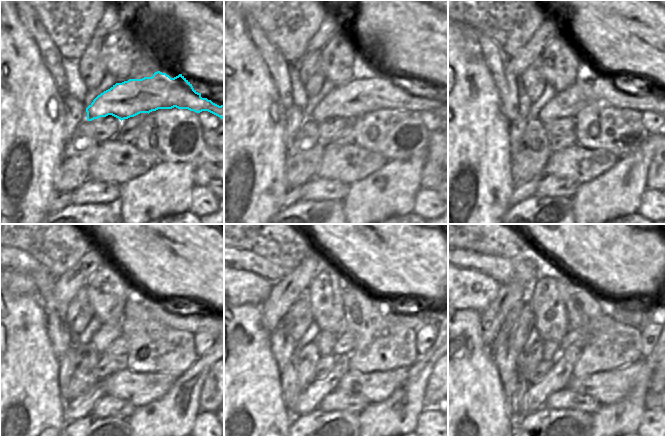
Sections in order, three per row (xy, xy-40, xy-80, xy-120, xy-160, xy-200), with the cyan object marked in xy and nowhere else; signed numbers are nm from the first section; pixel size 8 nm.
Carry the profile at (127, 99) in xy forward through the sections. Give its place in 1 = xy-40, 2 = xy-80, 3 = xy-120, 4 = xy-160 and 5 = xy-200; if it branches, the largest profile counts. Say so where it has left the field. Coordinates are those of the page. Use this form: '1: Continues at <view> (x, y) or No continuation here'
1: Continues at xy-40 (387, 90)
2: Continues at xy-80 (605, 90)
3: Continues at xy-120 (194, 323)
4: Continues at xy-160 (414, 321)
5: Continues at xy-200 (550, 348)

